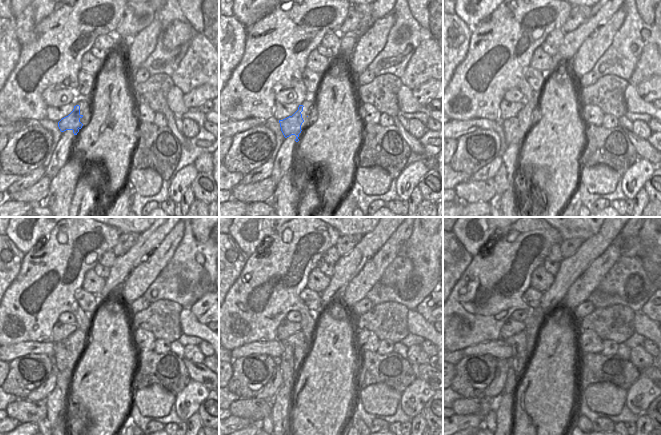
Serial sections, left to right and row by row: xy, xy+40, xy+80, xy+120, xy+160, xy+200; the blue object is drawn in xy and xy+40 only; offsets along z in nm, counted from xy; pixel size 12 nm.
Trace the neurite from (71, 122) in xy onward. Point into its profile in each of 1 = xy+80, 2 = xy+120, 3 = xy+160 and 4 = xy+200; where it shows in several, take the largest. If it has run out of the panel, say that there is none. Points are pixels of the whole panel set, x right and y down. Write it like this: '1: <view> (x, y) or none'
1: xy+80 (513, 130)
2: xy+120 (64, 357)
3: xy+160 (286, 362)
4: xy+200 (513, 380)

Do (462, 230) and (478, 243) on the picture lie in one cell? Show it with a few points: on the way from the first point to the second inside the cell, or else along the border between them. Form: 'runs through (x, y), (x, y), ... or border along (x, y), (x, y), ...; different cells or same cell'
runs through (465, 234), (474, 241); same cell

